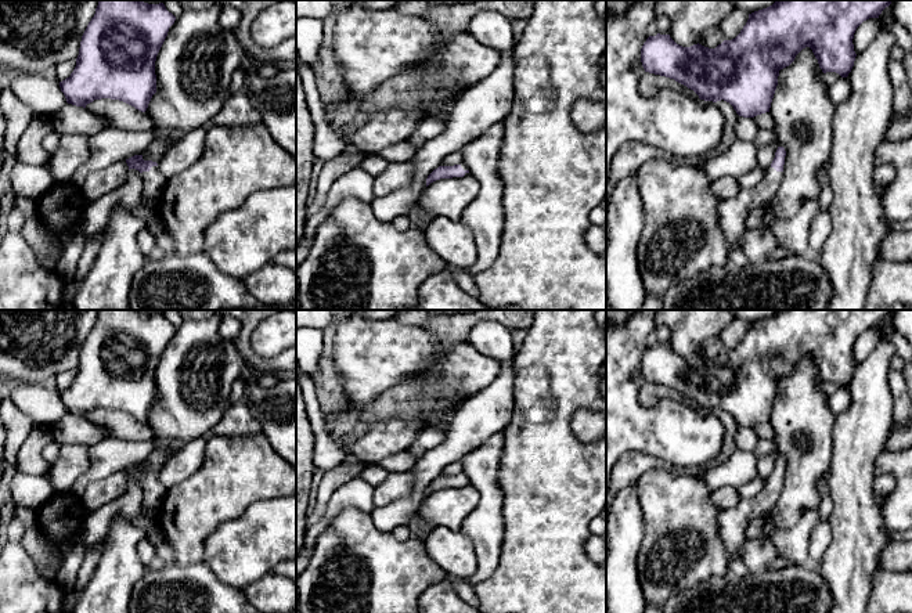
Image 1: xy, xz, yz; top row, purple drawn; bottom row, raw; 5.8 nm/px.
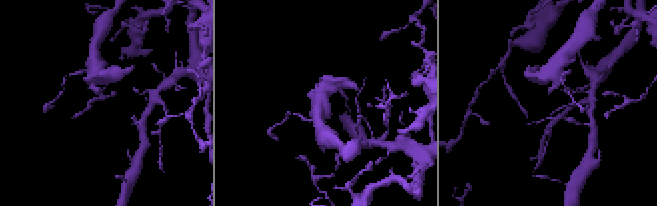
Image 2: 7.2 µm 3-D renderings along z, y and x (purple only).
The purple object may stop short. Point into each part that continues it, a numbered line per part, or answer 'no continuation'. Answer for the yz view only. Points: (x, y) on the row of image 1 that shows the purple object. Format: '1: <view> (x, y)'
1: yz (732, 213)

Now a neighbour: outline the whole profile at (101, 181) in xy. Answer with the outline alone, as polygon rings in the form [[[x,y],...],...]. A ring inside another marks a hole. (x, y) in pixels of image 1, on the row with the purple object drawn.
[[[119,161],[104,169],[91,172],[86,177],[80,190],[90,199],[100,198],[119,188],[126,181],[127,176],[129,176],[129,166],[126,161]]]

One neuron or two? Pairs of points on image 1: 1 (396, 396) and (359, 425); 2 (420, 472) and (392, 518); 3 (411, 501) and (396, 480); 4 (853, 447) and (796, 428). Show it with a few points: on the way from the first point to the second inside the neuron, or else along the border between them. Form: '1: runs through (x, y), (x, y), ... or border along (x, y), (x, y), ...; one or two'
1: runs through (386, 406), (368, 415); one
2: runs through (420, 483), (418, 493), (403, 508); one
3: border along (408, 471), (414, 479), (413, 490), (377, 508); two
4: border along (836, 415), (831, 467), (826, 472); two

